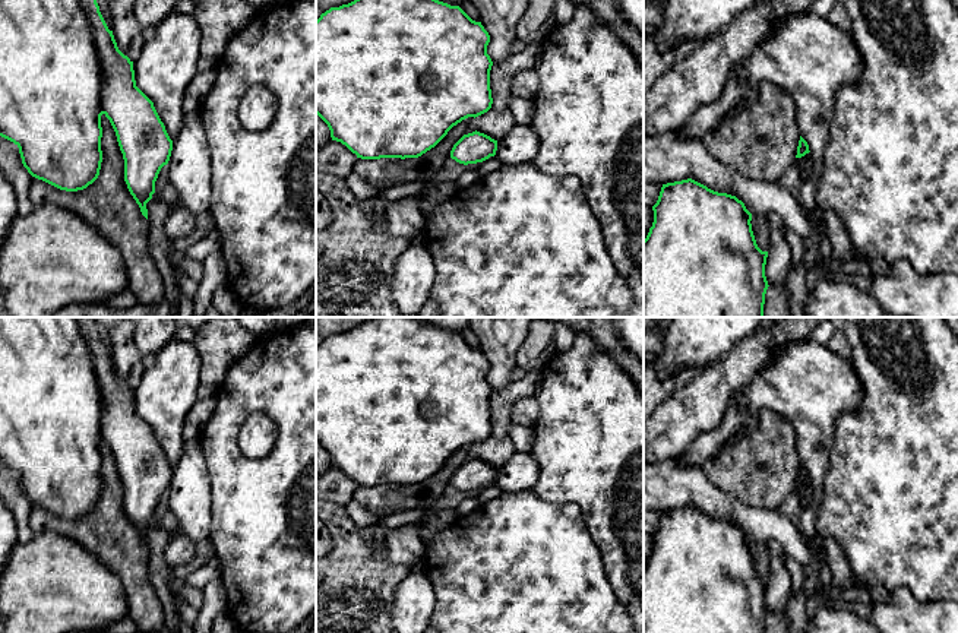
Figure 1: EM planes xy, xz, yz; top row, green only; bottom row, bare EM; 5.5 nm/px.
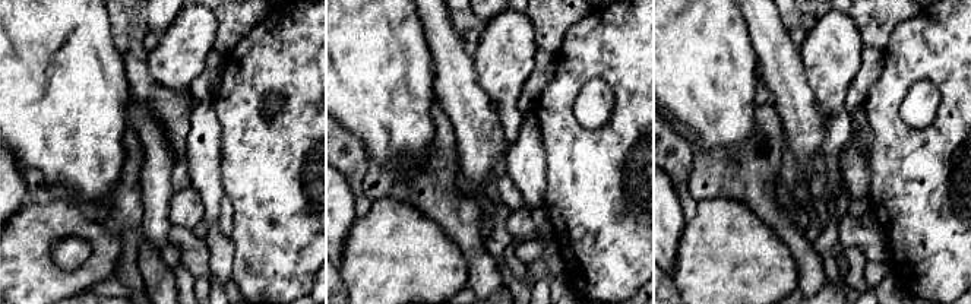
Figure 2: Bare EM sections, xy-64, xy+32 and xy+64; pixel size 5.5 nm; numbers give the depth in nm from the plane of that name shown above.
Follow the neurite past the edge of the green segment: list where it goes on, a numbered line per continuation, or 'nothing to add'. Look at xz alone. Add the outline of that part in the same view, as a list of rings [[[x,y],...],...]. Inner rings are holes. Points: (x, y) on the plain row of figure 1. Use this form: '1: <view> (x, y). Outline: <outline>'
nothing to add

